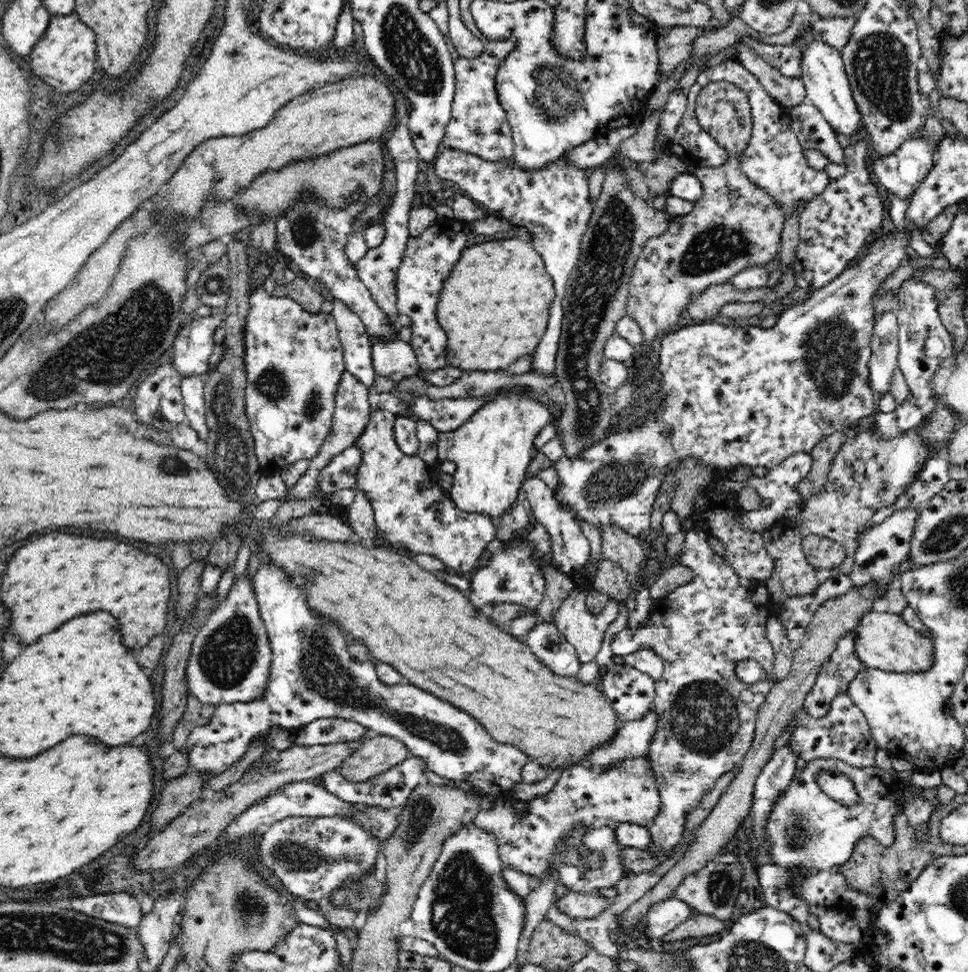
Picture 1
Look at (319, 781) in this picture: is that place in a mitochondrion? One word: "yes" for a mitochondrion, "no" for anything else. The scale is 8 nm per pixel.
no

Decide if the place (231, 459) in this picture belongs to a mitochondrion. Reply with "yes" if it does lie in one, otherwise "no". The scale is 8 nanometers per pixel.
yes

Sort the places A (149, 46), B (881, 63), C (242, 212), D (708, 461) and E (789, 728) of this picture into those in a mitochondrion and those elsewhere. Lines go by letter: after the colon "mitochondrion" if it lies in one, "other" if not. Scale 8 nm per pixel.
A: other
B: mitochondrion
C: mitochondrion
D: other
E: other

